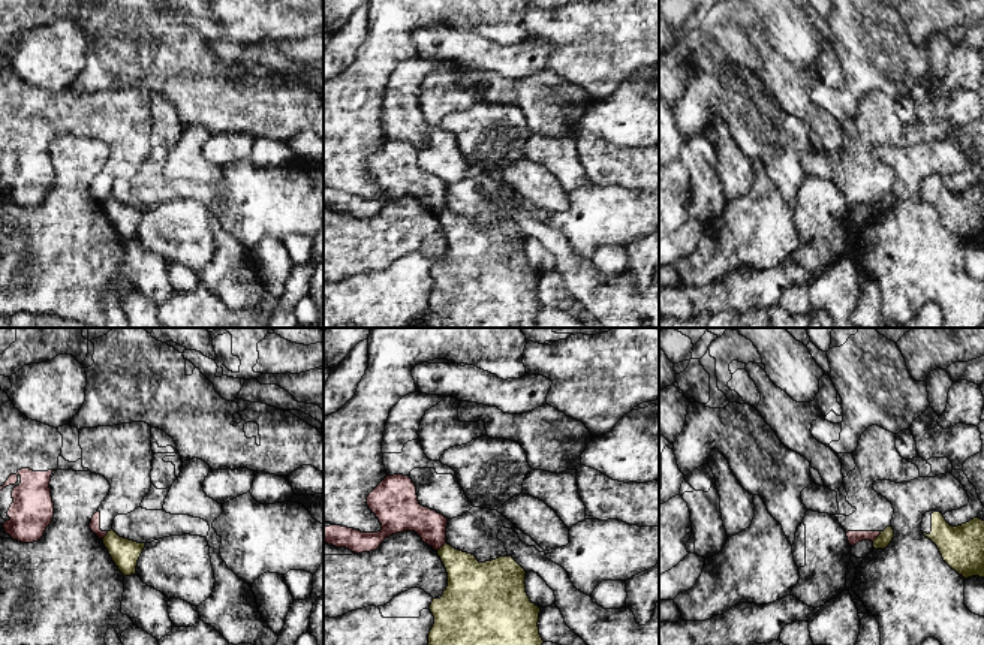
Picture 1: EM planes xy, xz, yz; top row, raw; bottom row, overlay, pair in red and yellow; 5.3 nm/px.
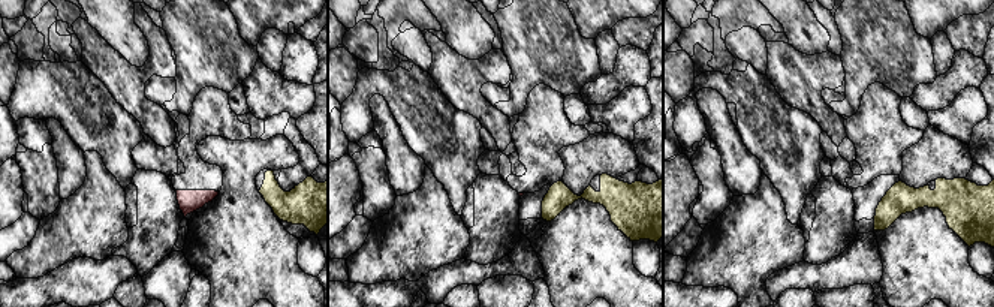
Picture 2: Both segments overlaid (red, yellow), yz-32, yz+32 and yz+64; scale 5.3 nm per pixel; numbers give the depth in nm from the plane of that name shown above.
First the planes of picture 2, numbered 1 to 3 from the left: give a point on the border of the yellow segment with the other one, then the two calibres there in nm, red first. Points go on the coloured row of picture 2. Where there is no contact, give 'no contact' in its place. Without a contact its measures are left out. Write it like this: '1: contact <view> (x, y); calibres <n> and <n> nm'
1: no contact
2: no contact
3: no contact

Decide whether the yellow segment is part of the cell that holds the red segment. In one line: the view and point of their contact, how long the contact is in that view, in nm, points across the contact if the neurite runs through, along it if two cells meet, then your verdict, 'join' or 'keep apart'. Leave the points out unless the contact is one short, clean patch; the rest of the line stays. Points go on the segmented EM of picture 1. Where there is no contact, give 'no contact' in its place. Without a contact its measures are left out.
yz (876, 536) | 80 nm | along yz (881, 532), (872, 540) | keep apart

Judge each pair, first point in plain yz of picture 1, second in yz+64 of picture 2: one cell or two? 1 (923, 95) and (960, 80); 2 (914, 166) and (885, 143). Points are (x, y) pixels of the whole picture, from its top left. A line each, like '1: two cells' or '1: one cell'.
1: two cells
2: two cells

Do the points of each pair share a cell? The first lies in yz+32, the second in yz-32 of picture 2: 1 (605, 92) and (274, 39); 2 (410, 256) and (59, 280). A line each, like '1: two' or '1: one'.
1: two
2: two

